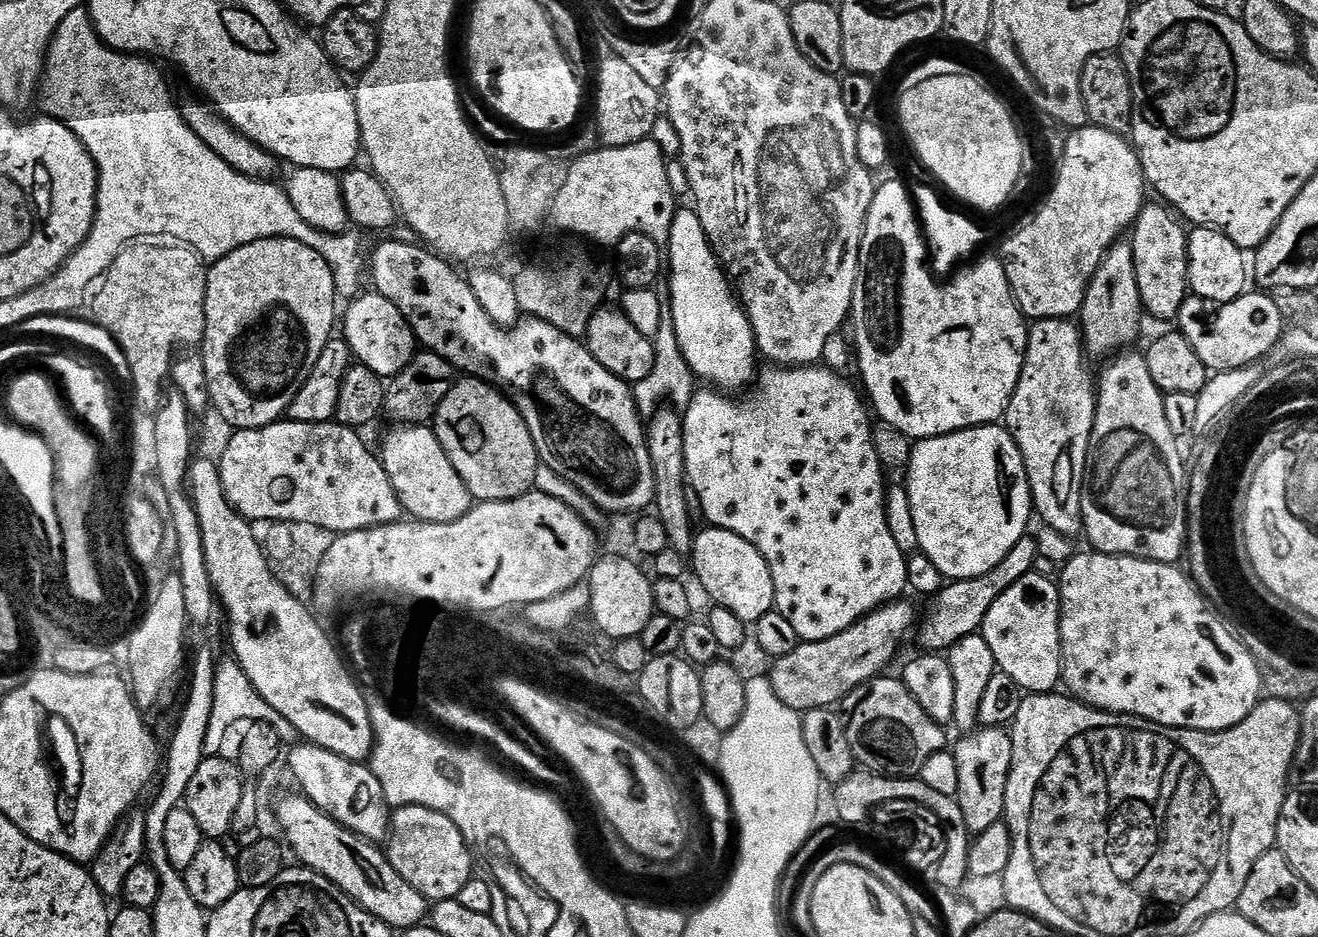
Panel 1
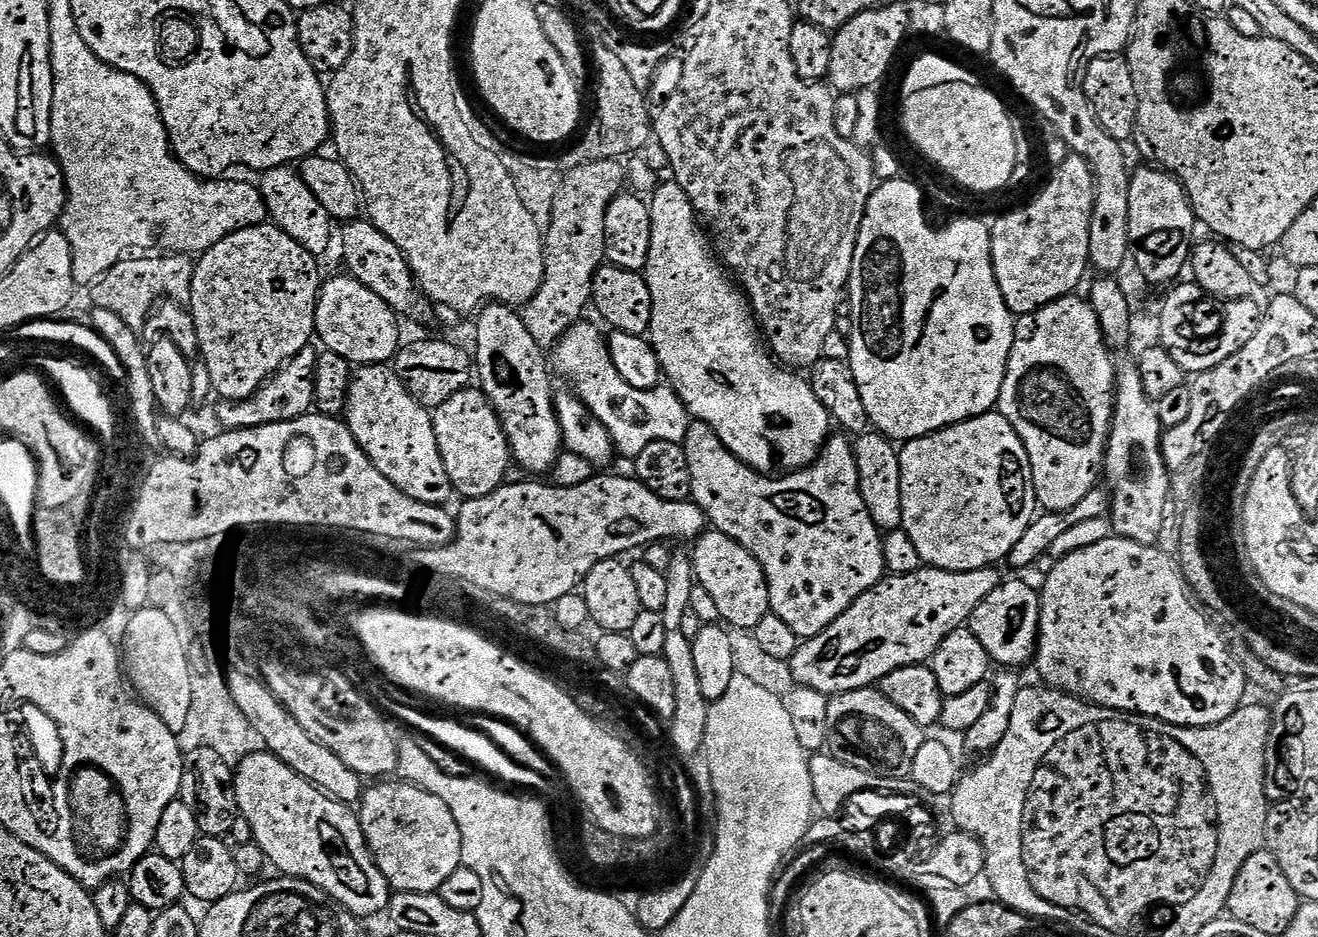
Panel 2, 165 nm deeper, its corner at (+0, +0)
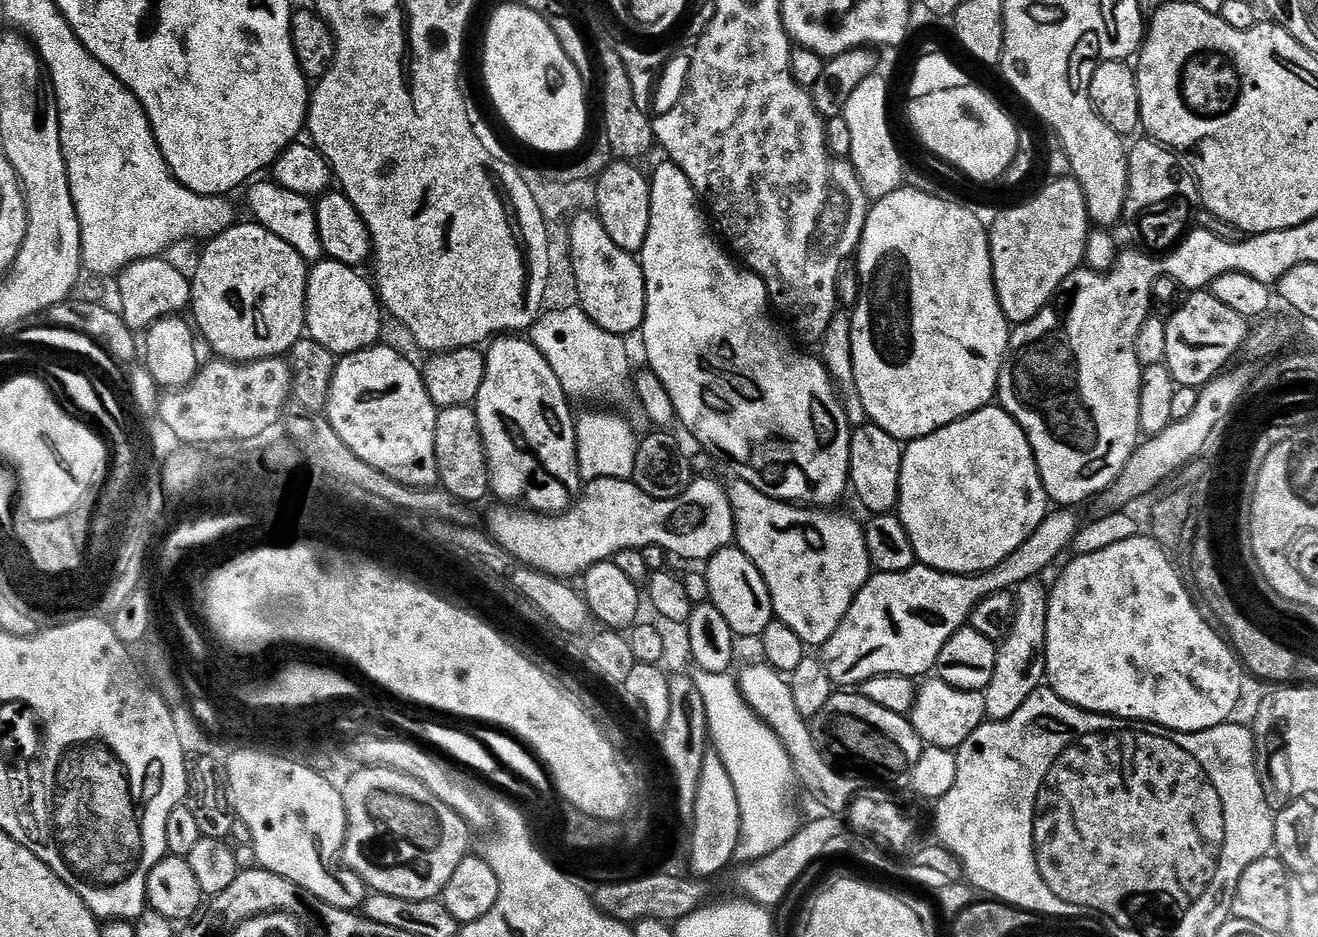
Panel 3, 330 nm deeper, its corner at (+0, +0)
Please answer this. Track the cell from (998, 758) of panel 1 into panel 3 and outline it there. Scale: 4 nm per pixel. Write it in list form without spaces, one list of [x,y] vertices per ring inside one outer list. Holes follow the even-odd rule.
[[[1039,579],[1028,580],[1015,589],[1016,617],[1010,634],[1004,637],[996,654],[994,678],[984,689],[984,715],[989,721],[1008,720],[1018,714],[1022,702],[1045,683],[1046,673],[1046,614],[1048,613],[1049,589],[1040,585]]]

